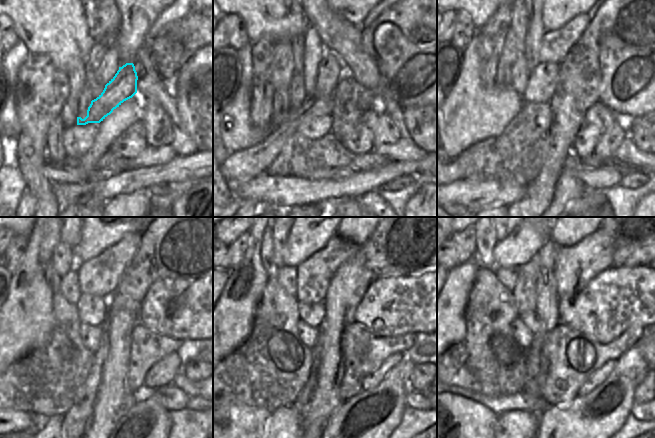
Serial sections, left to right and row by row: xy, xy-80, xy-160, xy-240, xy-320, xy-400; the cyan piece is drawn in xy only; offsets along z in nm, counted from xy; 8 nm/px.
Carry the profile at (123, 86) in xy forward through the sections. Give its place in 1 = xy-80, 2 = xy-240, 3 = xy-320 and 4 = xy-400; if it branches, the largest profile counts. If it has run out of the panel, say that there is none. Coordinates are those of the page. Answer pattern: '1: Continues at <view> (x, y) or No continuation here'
1: Continues at xy-80 (248, 164)
2: No continuation here
3: No continuation here
4: No continuation here

